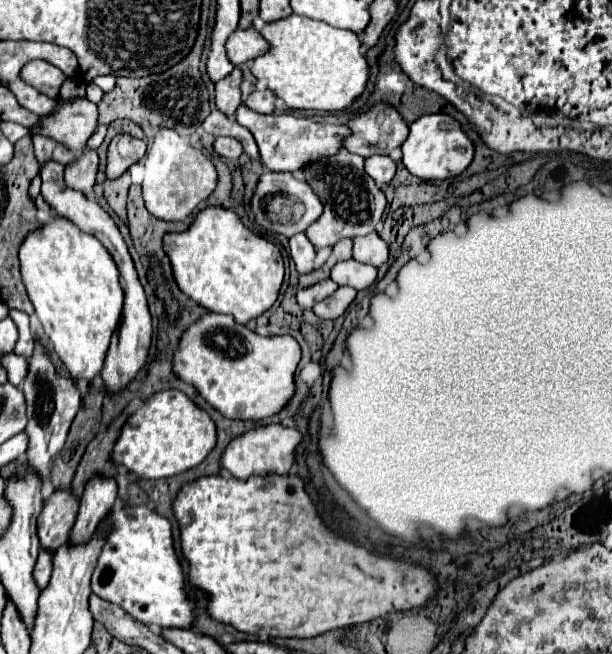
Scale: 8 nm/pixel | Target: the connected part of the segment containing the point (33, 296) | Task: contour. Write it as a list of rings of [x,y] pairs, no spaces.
[[[56,217],[52,223],[44,225],[40,231],[30,233],[26,237],[26,241],[20,247],[20,267],[36,315],[44,327],[44,333],[52,343],[54,353],[60,357],[62,365],[66,367],[68,377],[74,381],[80,379],[92,381],[102,371],[110,337],[118,327],[124,305],[124,291],[118,283],[118,269],[112,255],[106,251],[106,247],[100,241],[96,241],[96,237],[78,229],[72,221],[64,217]]]

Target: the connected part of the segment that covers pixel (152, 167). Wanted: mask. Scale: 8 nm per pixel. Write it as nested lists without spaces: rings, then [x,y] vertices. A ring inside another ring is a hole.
[[[160,129],[156,133],[152,149],[146,153],[146,181],[142,183],[144,205],[156,219],[184,221],[200,201],[210,197],[216,181],[218,173],[214,163],[200,149],[194,149],[188,139],[172,129]]]

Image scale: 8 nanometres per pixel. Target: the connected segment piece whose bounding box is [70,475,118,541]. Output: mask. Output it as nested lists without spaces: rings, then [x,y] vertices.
[[[92,475],[80,497],[80,513],[70,533],[70,541],[86,541],[92,537],[100,519],[112,509],[118,495],[116,479]]]

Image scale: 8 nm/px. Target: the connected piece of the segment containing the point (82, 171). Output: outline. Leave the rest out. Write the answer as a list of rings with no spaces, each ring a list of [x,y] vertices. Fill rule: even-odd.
[[[86,151],[66,167],[64,179],[68,187],[82,191],[86,197],[90,197],[94,193],[96,173],[98,173],[98,155],[96,151]]]

